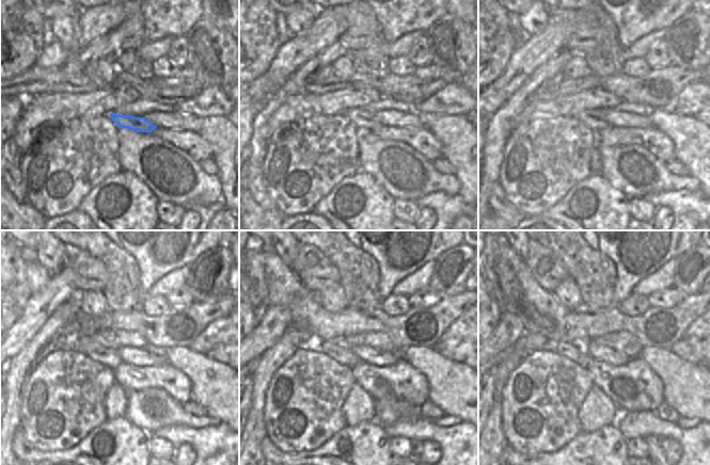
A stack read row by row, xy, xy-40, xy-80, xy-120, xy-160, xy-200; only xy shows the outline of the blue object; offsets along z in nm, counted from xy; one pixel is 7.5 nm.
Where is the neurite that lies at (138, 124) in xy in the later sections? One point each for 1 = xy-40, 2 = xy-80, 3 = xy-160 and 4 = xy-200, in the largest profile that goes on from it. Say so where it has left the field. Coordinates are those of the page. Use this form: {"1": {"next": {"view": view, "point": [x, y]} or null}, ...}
{"1": {"next": {"view": "xy-40", "point": [360, 117]}}, "2": {"next": {"view": "xy-80", "point": [595, 118]}}, "3": {"next": {"view": "xy-160", "point": [342, 354]}}, "4": {"next": {"view": "xy-200", "point": [574, 352]}}}

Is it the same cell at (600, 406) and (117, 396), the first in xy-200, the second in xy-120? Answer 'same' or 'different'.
same

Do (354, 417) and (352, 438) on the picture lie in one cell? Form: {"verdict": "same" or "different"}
{"verdict": "different"}

